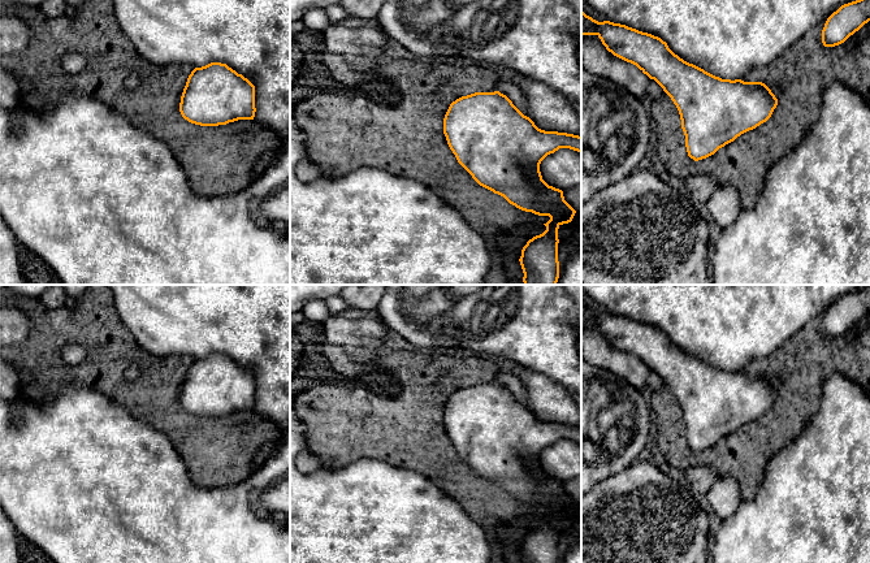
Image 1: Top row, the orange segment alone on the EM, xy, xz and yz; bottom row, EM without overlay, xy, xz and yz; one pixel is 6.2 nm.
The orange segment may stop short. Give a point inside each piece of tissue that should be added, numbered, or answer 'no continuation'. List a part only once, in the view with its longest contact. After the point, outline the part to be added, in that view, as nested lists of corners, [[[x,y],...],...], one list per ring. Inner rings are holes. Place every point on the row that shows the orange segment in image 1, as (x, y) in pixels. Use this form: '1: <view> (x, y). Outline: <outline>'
no continuation

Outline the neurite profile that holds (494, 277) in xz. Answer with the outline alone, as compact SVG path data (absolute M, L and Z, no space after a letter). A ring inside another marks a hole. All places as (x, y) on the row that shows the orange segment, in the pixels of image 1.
M494 252L493 267L486 276L484 285L510 285L505 270L503 259Z

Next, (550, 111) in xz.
M519 73L511 83L524 92L528 117L538 129L581 137L581 117L563 94Z

